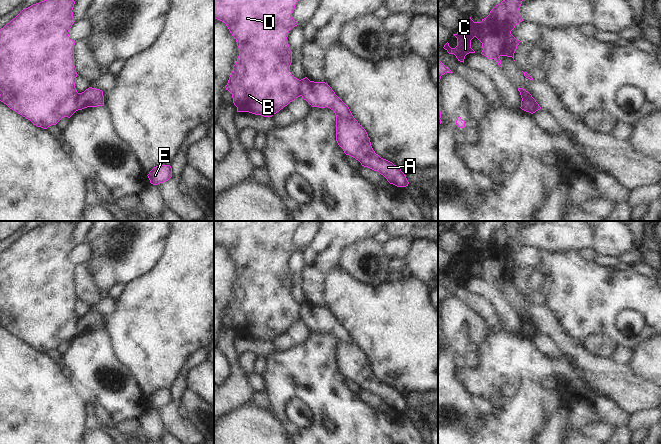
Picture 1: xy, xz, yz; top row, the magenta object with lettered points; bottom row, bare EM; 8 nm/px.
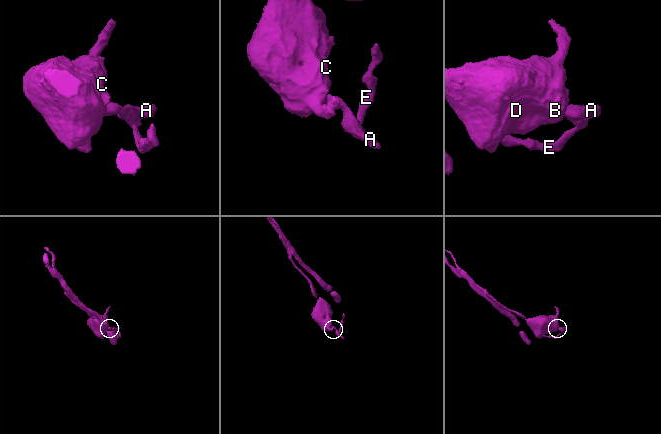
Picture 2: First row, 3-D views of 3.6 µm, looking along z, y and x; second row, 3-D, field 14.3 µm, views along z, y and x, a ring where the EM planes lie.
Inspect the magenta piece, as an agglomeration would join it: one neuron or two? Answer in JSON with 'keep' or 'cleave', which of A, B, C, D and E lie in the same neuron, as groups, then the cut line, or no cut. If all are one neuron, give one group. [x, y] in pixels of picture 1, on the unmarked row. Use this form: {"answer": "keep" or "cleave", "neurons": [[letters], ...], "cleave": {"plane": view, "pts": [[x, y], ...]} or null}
{"answer": "cleave", "neurons": [["A", "E"], ["B", "C", "D"]], "cleave": {"plane": "xy", "pts": [[79, 317], [76, 323], [77, 333]]}}

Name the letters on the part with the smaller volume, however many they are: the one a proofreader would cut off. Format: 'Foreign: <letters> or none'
Foreign: A, E

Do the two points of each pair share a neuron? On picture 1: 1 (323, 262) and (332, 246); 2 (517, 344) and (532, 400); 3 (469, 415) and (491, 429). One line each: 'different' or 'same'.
1: same
2: different
3: different

